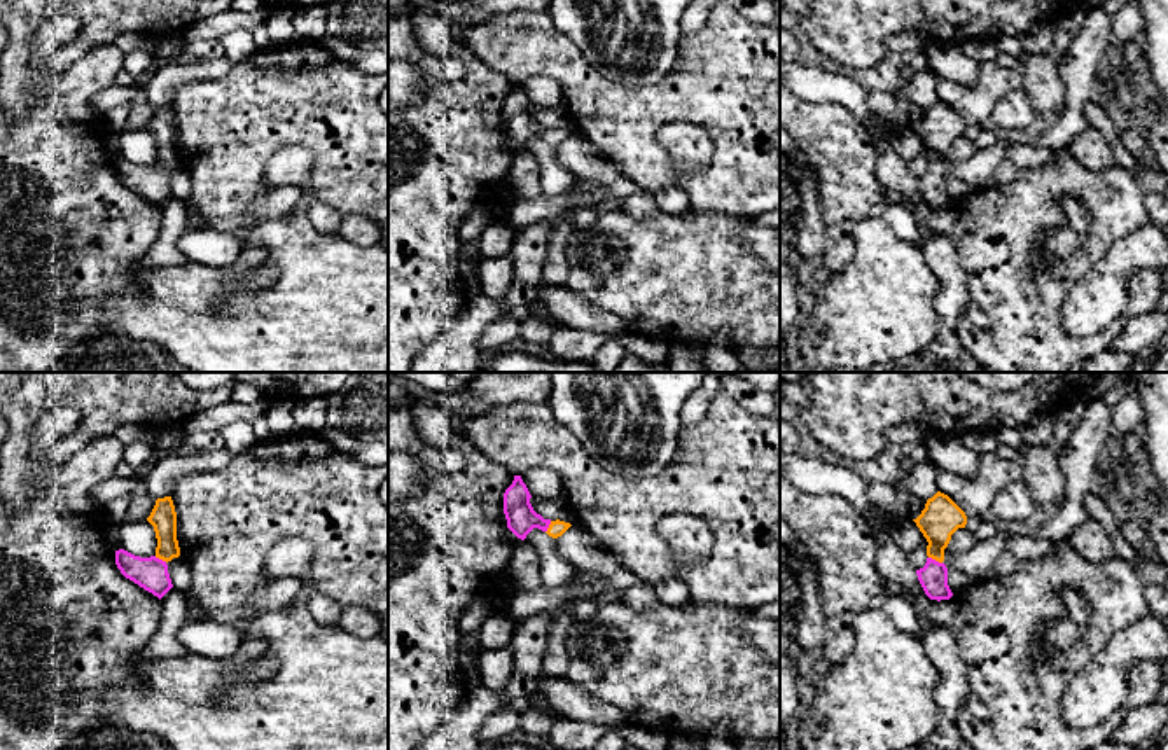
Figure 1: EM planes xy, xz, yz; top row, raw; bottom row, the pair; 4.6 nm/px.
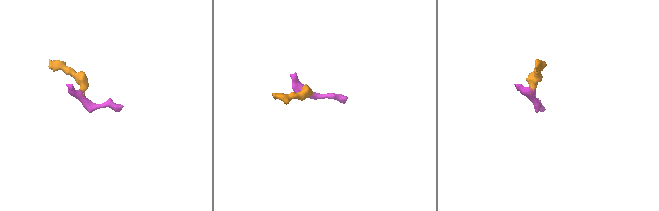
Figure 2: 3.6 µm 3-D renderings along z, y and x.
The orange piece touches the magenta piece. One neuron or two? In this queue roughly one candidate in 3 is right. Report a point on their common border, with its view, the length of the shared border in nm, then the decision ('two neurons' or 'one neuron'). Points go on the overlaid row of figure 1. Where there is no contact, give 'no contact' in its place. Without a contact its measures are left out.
yz (936, 560) | 70 nm | one neuron

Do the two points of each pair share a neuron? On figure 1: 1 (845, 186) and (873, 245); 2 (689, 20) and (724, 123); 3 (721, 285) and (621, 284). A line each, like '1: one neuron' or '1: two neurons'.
1: two neurons
2: two neurons
3: one neuron

